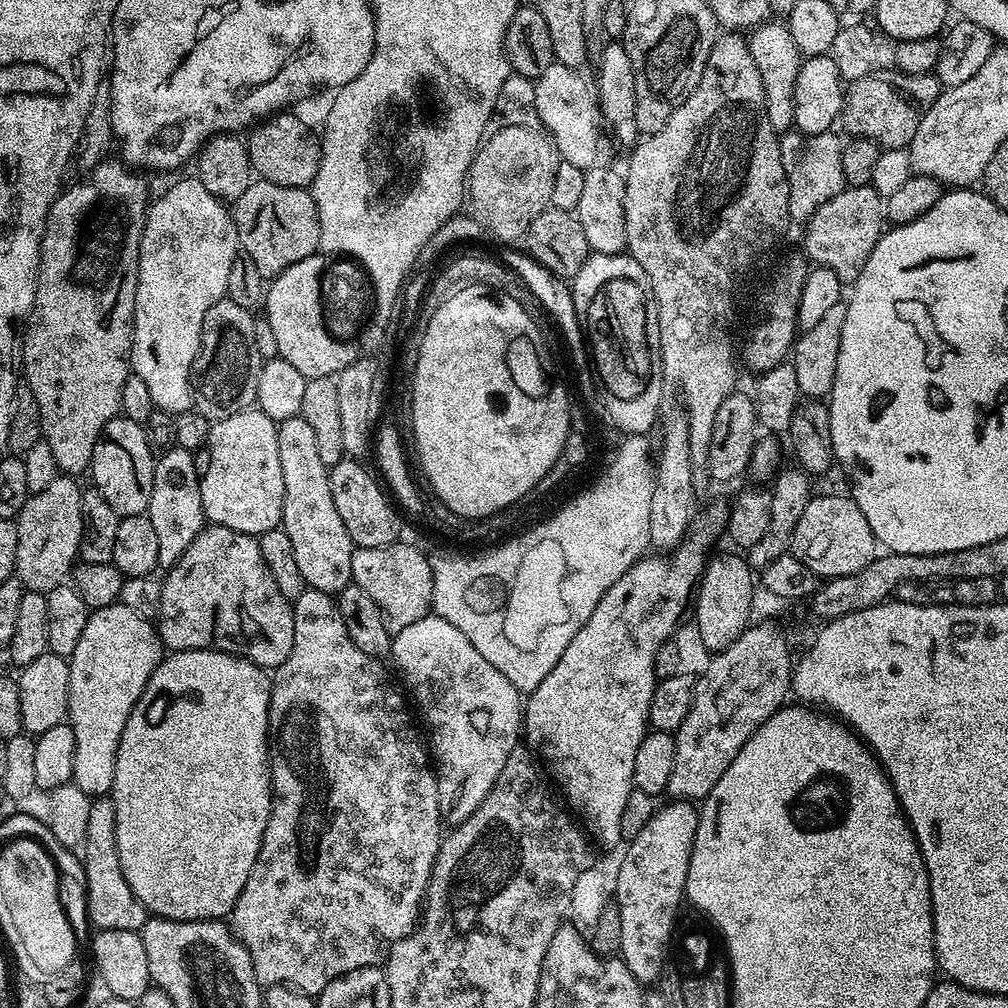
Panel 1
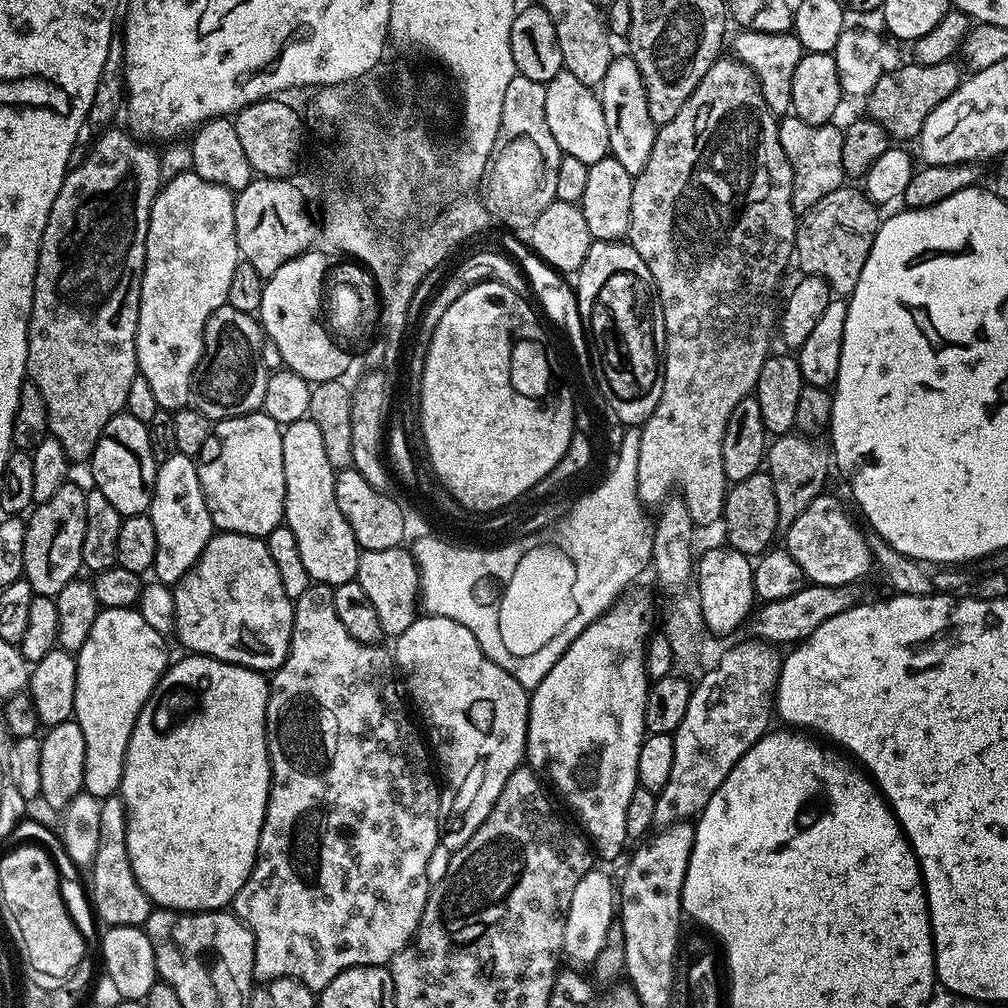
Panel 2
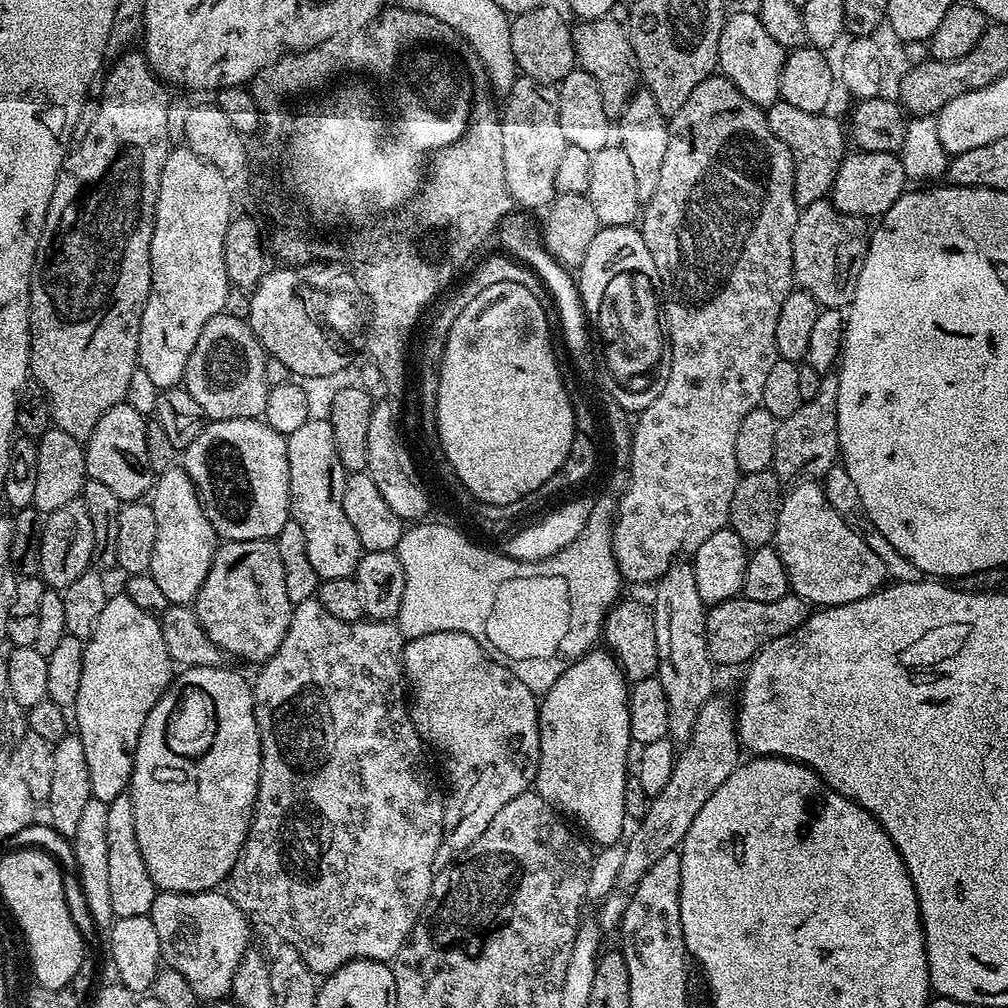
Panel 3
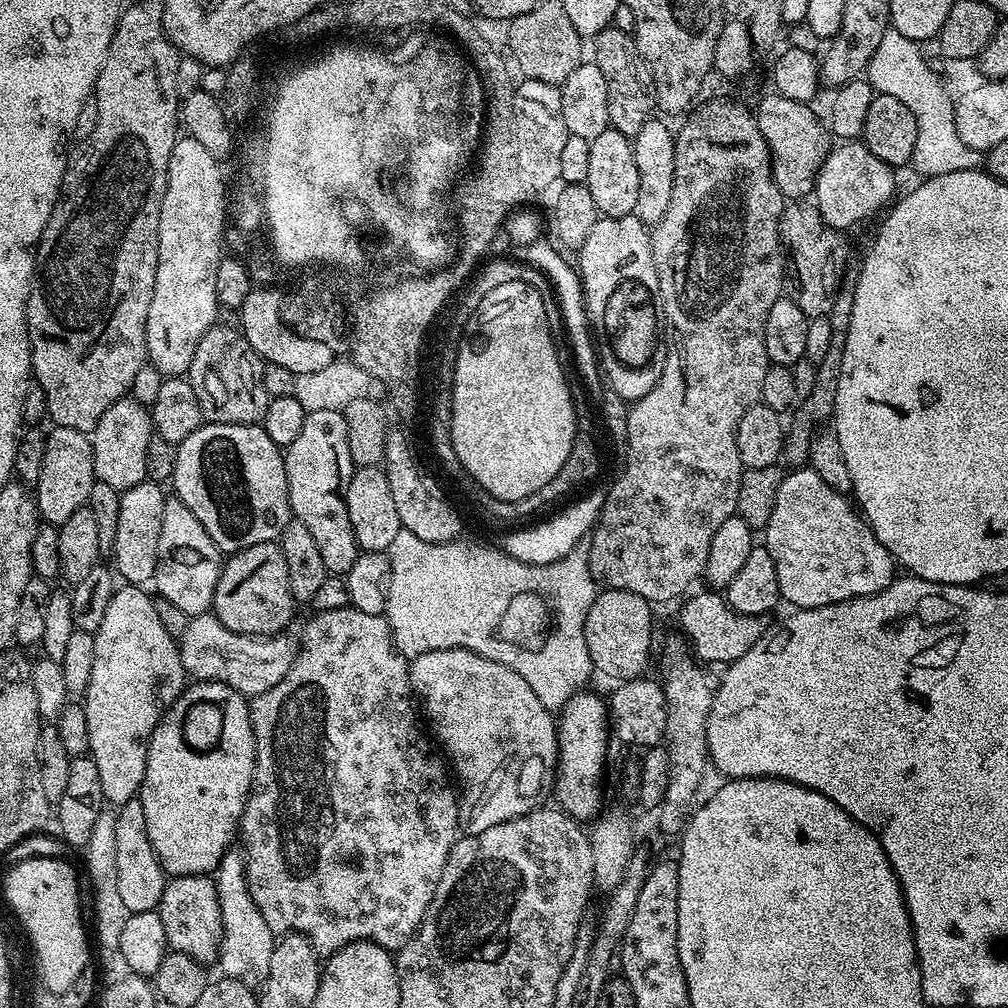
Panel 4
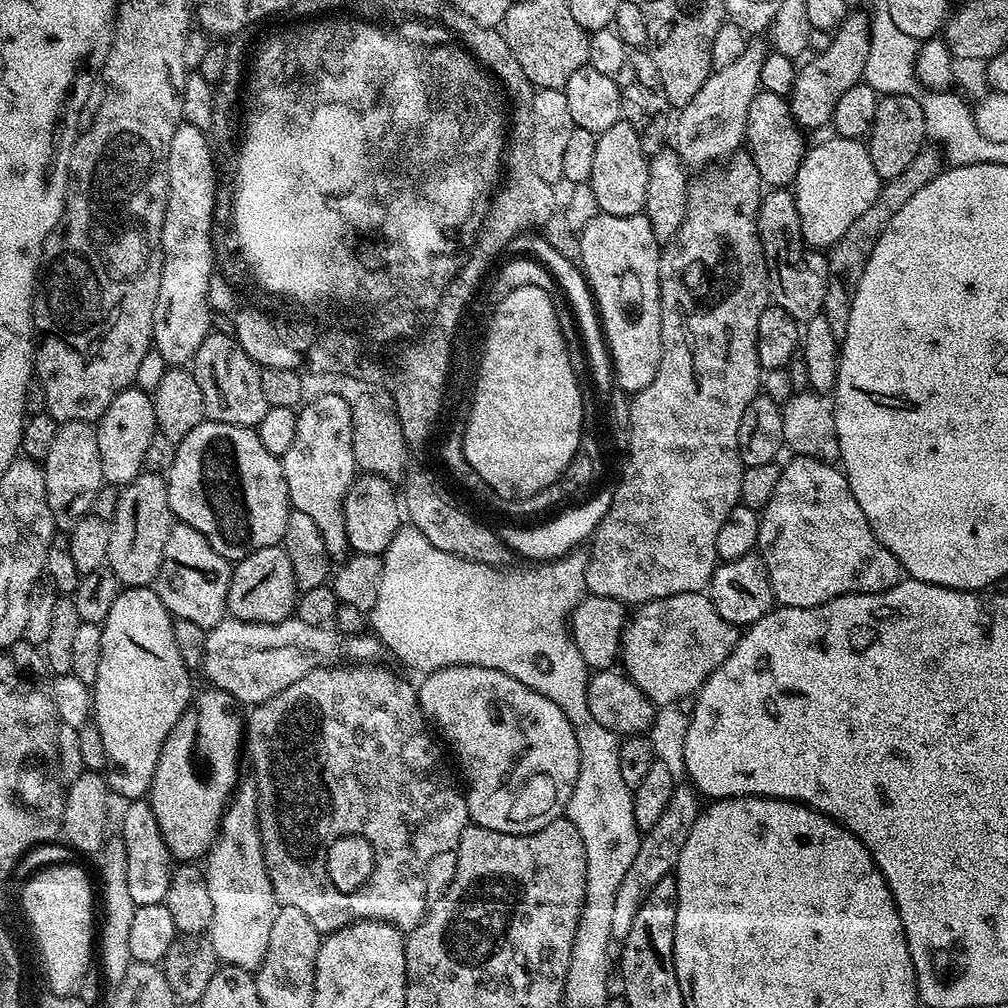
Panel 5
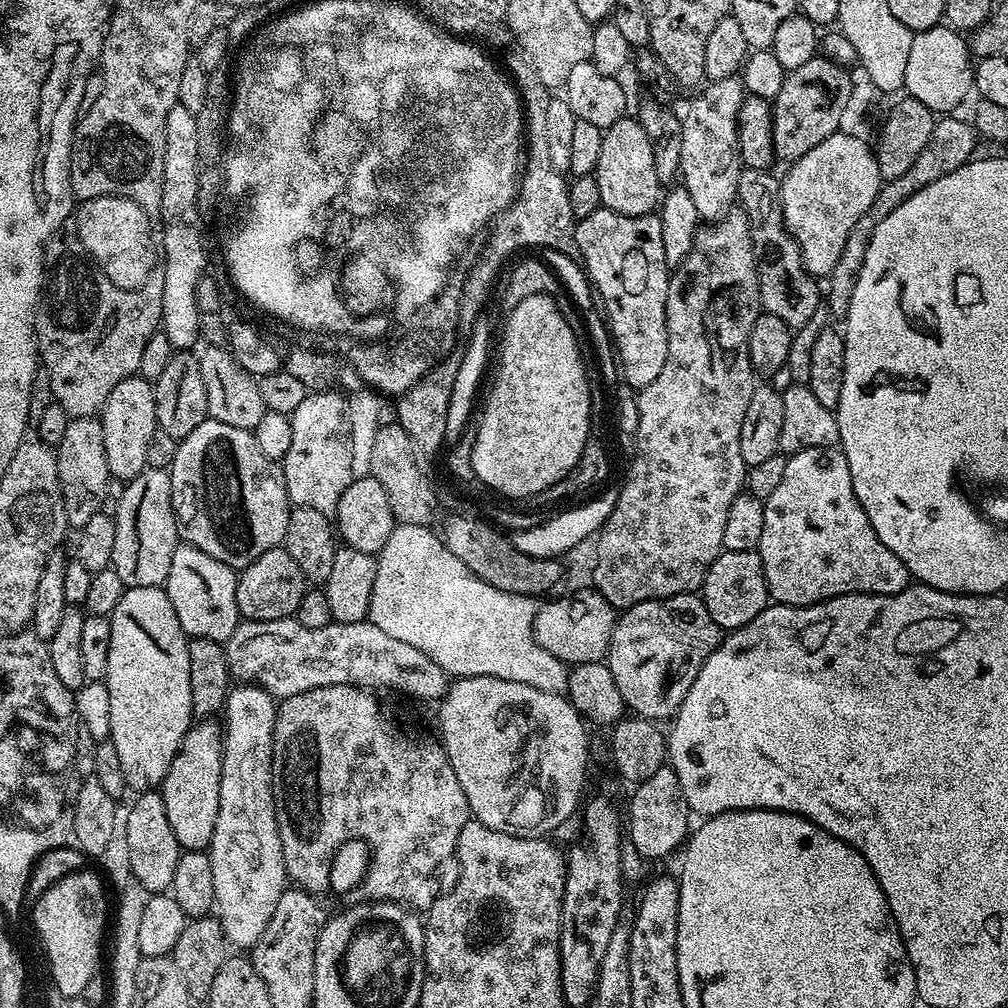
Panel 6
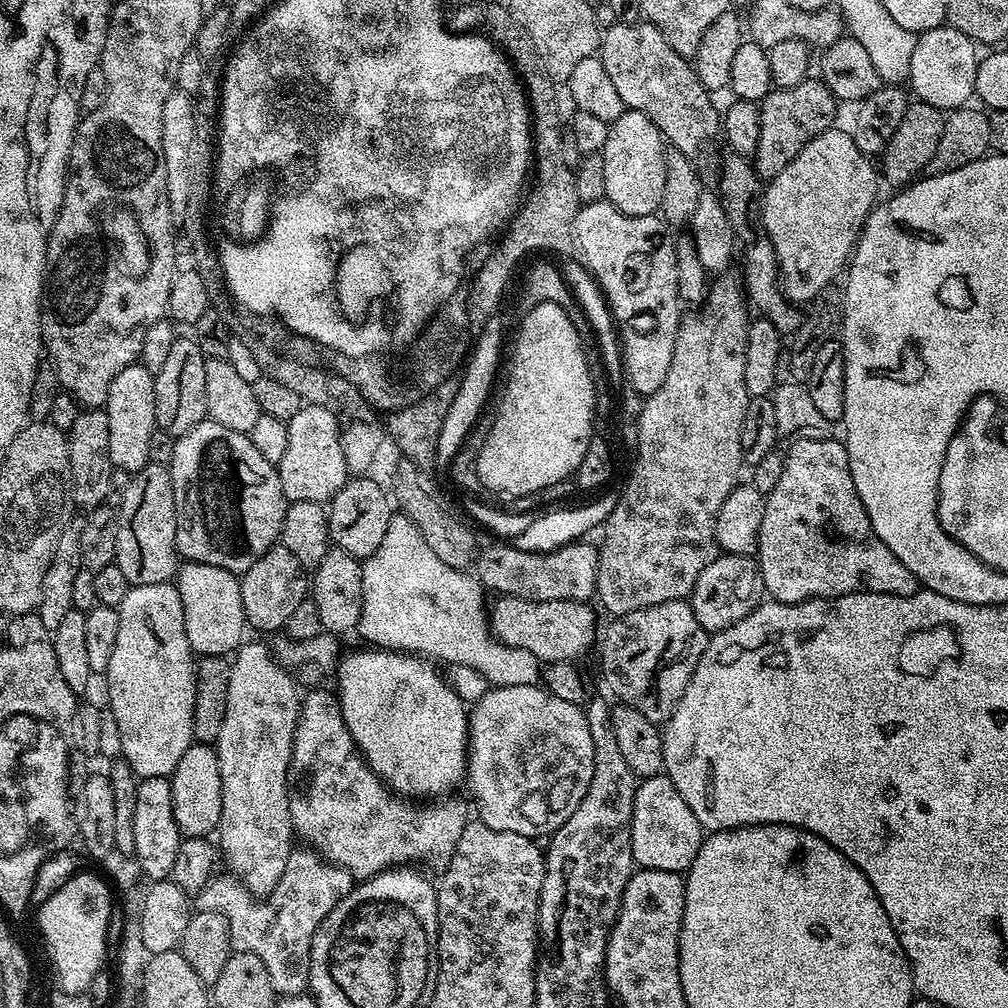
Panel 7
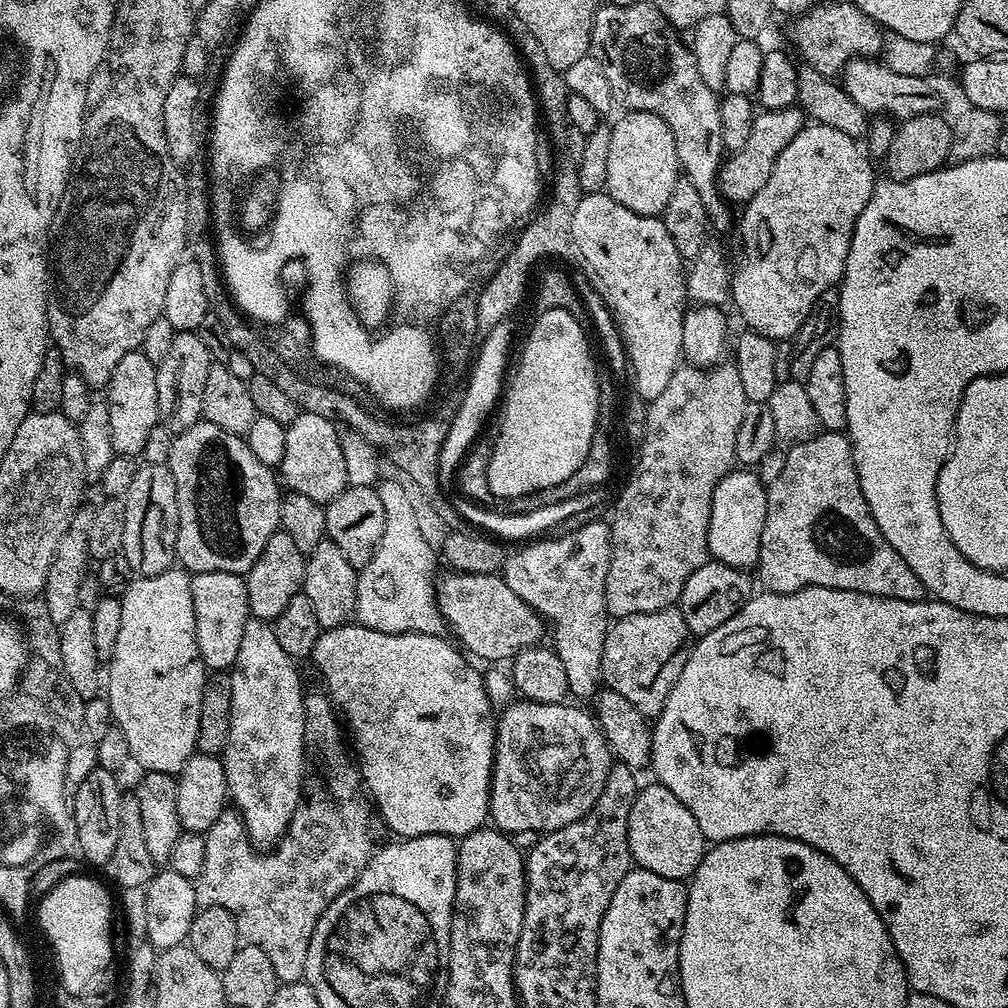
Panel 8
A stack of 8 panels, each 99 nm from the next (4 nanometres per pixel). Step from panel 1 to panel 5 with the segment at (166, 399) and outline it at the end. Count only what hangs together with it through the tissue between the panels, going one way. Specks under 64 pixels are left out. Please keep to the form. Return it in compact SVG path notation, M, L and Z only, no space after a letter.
M181 122L174 130L174 138L170 138L168 201L160 239L164 269L152 327L154 350L162 354L170 366L184 366L192 361L198 346L202 346L214 328L214 313L203 296L208 286L208 212L211 212L211 205L212 174L207 148L195 128Z

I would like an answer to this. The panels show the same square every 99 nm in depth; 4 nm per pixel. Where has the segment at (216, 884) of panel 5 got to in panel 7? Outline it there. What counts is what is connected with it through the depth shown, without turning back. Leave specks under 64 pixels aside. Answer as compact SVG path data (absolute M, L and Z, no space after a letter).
M245 642L236 649L234 659L231 661L232 669L230 670L230 690L226 694L226 718L222 722L222 731L218 734L214 745L218 754L218 770L222 774L222 818L218 829L218 852L228 863L227 871L235 876L253 896L263 898L269 892L278 886L278 878L282 878L282 870L286 870L286 862L294 850L294 833L292 831L292 819L288 809L288 767L292 757L292 736L296 732L296 723L300 717L300 705L302 703L301 693L296 693L296 684L292 681L293 673L285 668L279 660L276 659L273 649L264 644L251 644Z

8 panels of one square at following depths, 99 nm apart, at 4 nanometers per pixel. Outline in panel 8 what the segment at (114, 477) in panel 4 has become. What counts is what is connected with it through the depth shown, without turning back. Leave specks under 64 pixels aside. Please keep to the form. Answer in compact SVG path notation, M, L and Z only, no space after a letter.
M142 351L131 352L118 362L114 369L112 381L106 385L106 403L110 410L110 442L117 456L136 458L140 456L142 446L146 446L146 438L150 430L158 423L158 382L156 381L156 365L146 358Z

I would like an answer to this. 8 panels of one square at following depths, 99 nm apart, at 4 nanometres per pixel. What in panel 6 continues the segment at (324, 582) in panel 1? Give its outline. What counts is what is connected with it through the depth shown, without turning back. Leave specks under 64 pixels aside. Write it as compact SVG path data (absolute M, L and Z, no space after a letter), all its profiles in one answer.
M336 390L309 391L306 398L302 398L298 410L292 412L294 435L290 441L290 451L282 462L282 471L289 501L295 507L309 508L329 514L335 513L338 498L346 494L346 486L354 479L352 472L352 413L349 401L339 396Z

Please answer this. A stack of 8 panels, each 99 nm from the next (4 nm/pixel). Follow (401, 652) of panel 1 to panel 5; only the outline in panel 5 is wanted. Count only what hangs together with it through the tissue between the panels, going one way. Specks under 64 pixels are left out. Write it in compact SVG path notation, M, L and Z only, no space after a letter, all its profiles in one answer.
M446 666L437 672L429 672L419 681L418 695L420 708L425 717L430 721L431 727L438 733L439 739L452 747L460 768L464 771L464 780L468 783L466 787L466 799L468 801L468 819L486 830L498 830L502 834L530 834L542 830L542 826L550 826L550 822L561 819L565 815L565 808L571 792L574 790L574 782L578 778L580 769L580 751L578 750L578 738L574 738L574 726L566 718L566 714L550 698L542 698L530 686L522 686L518 678L510 678L510 674L502 674L502 670L490 670L486 666Z

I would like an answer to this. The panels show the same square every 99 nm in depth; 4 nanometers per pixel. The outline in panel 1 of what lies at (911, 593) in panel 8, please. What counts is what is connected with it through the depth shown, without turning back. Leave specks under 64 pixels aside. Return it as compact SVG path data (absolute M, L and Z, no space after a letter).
M813 495L808 501L806 510L802 510L802 518L798 518L798 526L794 530L791 551L807 568L814 570L814 574L821 578L854 574L865 568L878 555L878 541L870 530L870 522L866 522L866 514L862 514L855 500L847 495L844 496Z

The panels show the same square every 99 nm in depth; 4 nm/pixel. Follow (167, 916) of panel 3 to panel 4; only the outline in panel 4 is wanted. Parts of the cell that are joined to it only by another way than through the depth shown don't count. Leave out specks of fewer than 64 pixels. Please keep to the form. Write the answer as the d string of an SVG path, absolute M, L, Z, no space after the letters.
M211 875L171 877L162 890L158 911L171 951L186 954L205 966L211 965L211 960L213 963L219 957L224 927L220 921L222 910L218 906L216 881Z

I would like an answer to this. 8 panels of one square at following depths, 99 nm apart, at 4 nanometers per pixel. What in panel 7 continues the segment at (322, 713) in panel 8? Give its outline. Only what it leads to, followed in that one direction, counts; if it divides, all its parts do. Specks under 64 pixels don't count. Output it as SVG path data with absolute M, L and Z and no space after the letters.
M300 846L292 851L290 858L286 862L286 870L282 870L282 878L278 878L278 886L274 886L274 890L269 892L263 898L257 898L231 874L213 875L212 881L204 887L201 892L195 893L194 904L197 909L206 912L220 912L226 918L226 922L230 926L230 938L232 939L232 946L235 951L249 952L250 954L258 954L258 959L262 962L262 966L266 966L266 974L270 978L270 986L272 991L276 993L277 997L283 998L285 996L299 996L309 991L310 985L308 979L310 978L310 950L312 949L312 939L318 930L318 926L326 918L326 914L330 914L330 910L334 910L334 906L338 902L342 902L342 898L346 898L346 894L350 894L354 887L354 877L347 868L342 868L338 864L330 864L318 852L309 850L307 847Z

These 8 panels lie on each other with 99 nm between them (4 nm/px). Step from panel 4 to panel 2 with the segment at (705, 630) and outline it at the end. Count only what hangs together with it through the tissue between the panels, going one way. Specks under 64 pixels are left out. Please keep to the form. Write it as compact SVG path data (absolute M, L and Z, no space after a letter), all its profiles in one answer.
M814 583L801 586L797 592L790 594L790 598L778 598L761 603L746 621L747 635L773 646L781 646L780 644L795 646L810 634L814 634L814 630L818 630L822 622L834 618L834 614L842 614L842 610L850 610L858 600L856 590L852 586L835 588Z

